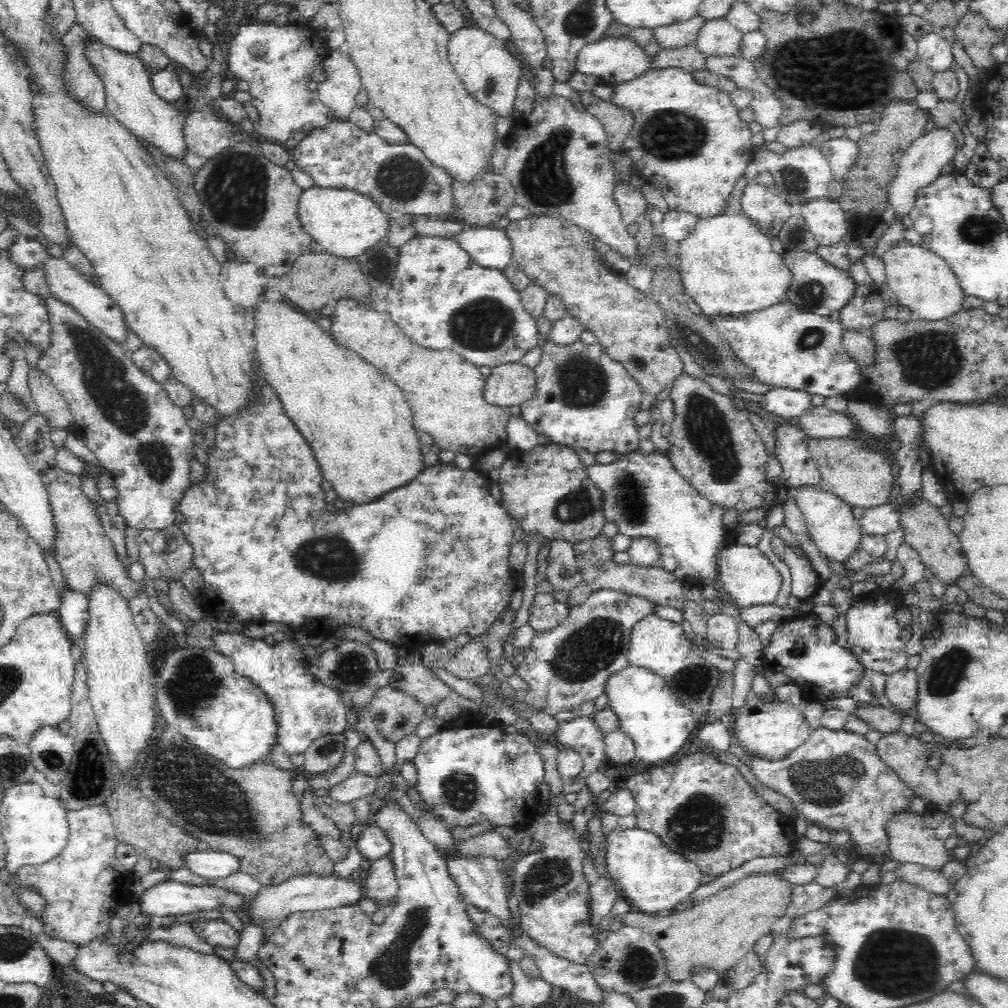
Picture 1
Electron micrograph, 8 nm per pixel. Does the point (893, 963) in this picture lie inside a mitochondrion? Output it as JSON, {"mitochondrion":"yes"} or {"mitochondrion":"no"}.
{"mitochondrion":"yes"}

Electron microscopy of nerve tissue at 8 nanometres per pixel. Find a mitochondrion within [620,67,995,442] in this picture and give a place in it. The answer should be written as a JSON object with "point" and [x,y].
{"point":[930,361]}

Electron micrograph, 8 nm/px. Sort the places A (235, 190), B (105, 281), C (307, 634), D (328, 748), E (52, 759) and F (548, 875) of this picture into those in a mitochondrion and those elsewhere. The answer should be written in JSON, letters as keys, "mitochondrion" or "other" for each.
{"A":"mitochondrion","B":"other","C":"other","D":"mitochondrion","E":"mitochondrion","F":"mitochondrion"}

